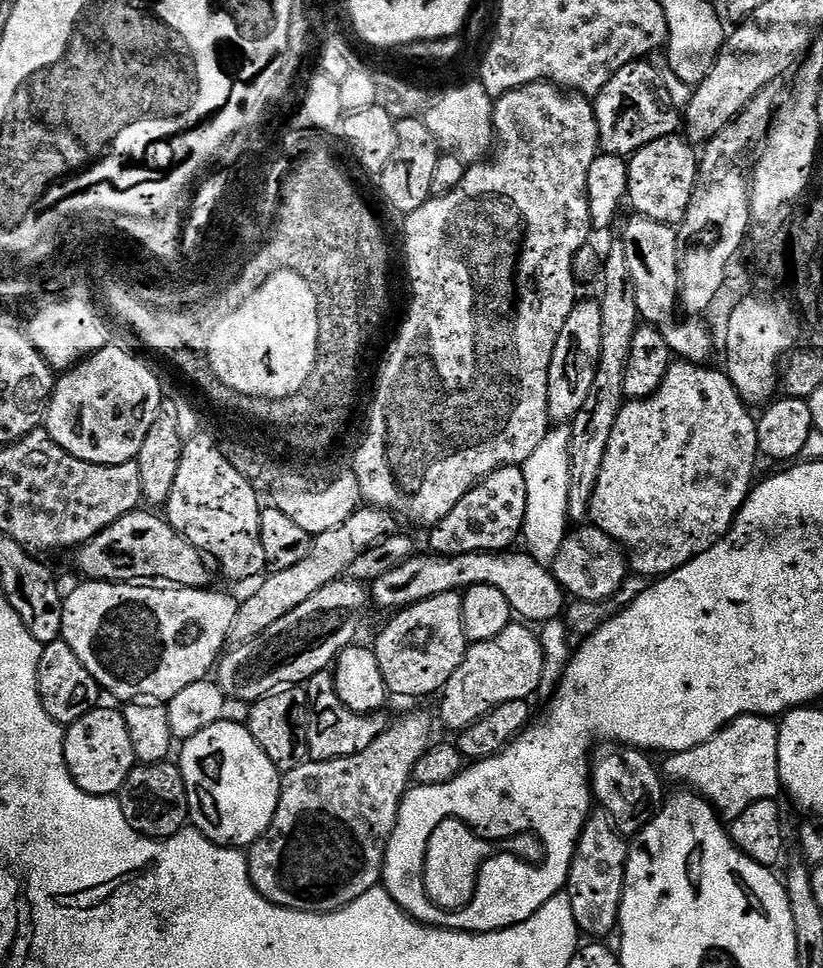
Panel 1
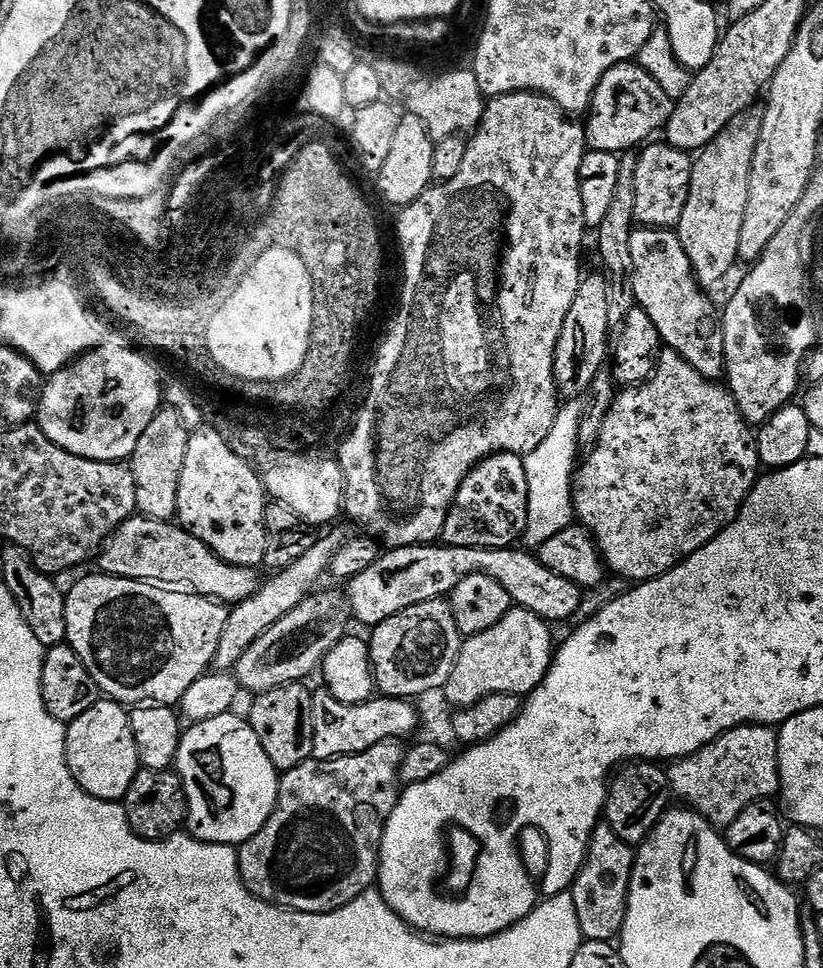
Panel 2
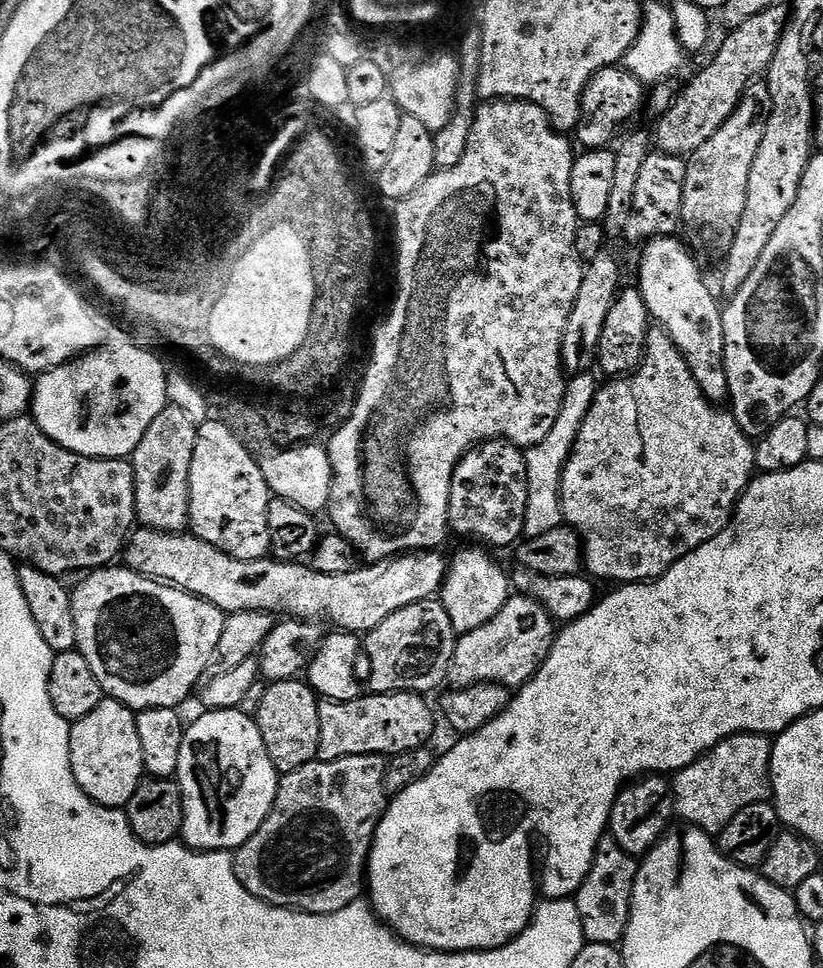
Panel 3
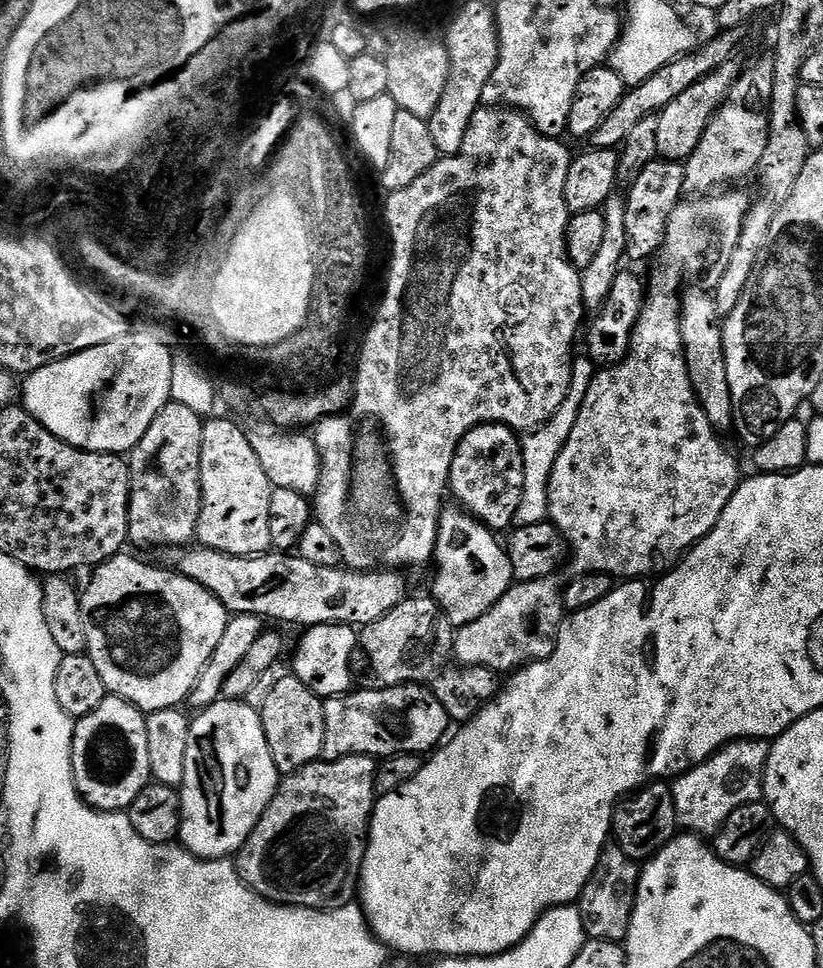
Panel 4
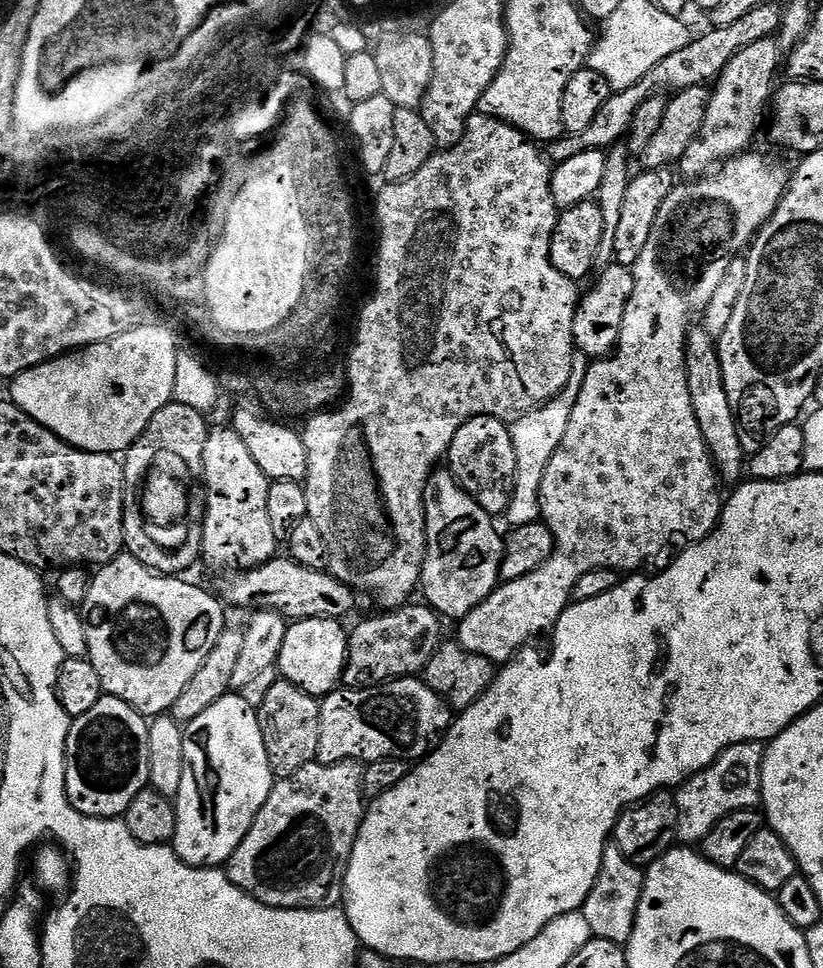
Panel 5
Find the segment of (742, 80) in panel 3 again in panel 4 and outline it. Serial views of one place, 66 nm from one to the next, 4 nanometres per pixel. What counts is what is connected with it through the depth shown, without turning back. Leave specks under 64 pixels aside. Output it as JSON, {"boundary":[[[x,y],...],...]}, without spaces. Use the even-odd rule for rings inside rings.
{"boundary":[[[733,58],[722,66],[718,66],[718,70],[706,74],[702,82],[694,82],[690,90],[685,90],[680,97],[674,98],[674,102],[670,102],[670,106],[666,106],[659,112],[656,116],[658,122],[656,155],[659,159],[683,162],[690,154],[694,154],[698,142],[702,142],[702,134],[706,134],[706,126],[710,126],[722,102],[730,94],[732,84],[740,77],[742,64],[738,61],[739,59]]]}

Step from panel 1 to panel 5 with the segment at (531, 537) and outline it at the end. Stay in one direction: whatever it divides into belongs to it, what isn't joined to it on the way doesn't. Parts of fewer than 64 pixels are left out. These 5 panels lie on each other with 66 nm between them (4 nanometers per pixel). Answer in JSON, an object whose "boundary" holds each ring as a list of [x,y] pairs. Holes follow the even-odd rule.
{"boundary":[[[573,351],[572,373],[570,382],[557,396],[544,404],[535,412],[521,416],[511,425],[513,446],[517,459],[517,478],[513,496],[510,498],[506,511],[506,519],[512,528],[535,524],[540,520],[540,491],[542,490],[542,474],[546,474],[546,466],[550,466],[550,458],[554,458],[554,450],[562,442],[562,434],[566,434],[566,426],[570,423],[570,410],[574,410],[574,402],[582,390],[582,382],[586,378],[586,370],[589,366],[586,354]],[[516,424],[516,425],[515,425]]]}

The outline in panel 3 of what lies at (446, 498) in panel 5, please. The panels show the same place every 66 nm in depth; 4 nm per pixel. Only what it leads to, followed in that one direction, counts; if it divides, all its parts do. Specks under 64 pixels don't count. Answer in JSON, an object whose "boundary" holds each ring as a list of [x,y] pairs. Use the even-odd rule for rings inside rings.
{"boundary":[[[483,547],[464,548],[456,557],[451,557],[448,574],[444,577],[444,585],[440,587],[438,599],[444,605],[446,614],[450,614],[450,626],[458,634],[478,630],[484,626],[506,606],[510,595],[510,576],[506,571],[496,565],[496,560],[491,556],[491,551]],[[486,551],[486,552],[483,552]]]}

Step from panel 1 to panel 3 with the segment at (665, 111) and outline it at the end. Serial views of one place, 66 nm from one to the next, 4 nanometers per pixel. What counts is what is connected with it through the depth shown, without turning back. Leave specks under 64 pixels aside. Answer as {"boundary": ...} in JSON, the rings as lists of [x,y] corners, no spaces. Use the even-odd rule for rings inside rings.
{"boundary":[[[622,66],[598,70],[598,74],[590,78],[580,99],[580,117],[574,133],[575,143],[584,150],[607,149],[611,145],[608,143],[612,139],[615,141],[629,127],[627,124],[642,112],[645,104],[646,86],[638,78],[634,78],[634,74],[630,74]]]}

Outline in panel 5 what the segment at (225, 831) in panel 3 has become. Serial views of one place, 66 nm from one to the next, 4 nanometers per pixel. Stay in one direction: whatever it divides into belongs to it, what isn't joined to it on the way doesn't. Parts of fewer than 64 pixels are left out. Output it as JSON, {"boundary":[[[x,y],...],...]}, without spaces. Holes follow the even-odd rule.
{"boundary":[[[229,694],[218,698],[210,710],[198,714],[198,718],[183,725],[183,729],[184,773],[182,786],[174,798],[178,826],[171,847],[192,868],[220,868],[227,865],[234,850],[238,850],[258,810],[262,810],[266,798],[272,793],[274,777],[262,742],[260,718],[257,709],[246,702],[243,694]]]}

